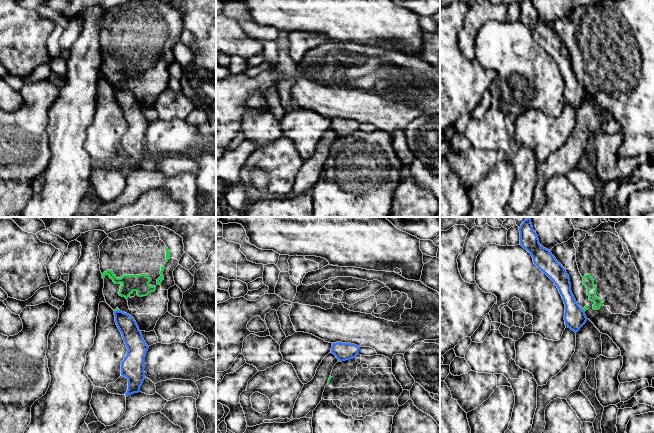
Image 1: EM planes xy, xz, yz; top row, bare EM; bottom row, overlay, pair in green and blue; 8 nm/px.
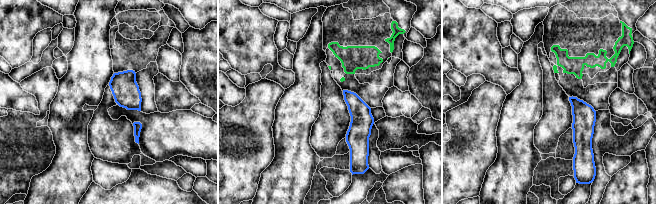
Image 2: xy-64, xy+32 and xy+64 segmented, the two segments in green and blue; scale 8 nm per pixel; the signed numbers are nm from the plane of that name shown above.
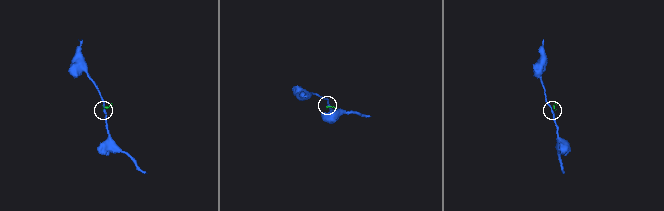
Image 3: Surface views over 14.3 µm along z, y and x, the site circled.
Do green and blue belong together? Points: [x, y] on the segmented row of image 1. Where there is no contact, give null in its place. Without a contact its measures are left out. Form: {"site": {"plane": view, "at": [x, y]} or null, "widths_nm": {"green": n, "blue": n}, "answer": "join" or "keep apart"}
{"site": {"plane": "xy", "at": [116, 310]}, "widths_nm": {"green": 20, "blue": 160}, "answer": "keep apart"}

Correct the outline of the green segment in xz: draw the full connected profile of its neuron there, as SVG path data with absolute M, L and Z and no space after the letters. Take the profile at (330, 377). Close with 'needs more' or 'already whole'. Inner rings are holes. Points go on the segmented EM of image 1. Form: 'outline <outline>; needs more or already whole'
outline M383 355L362 356L338 361L325 386L322 400L313 410L313 433L391 433L393 417L398 410L398 397L403 392L401 384L392 373L392 361Z; needs more

